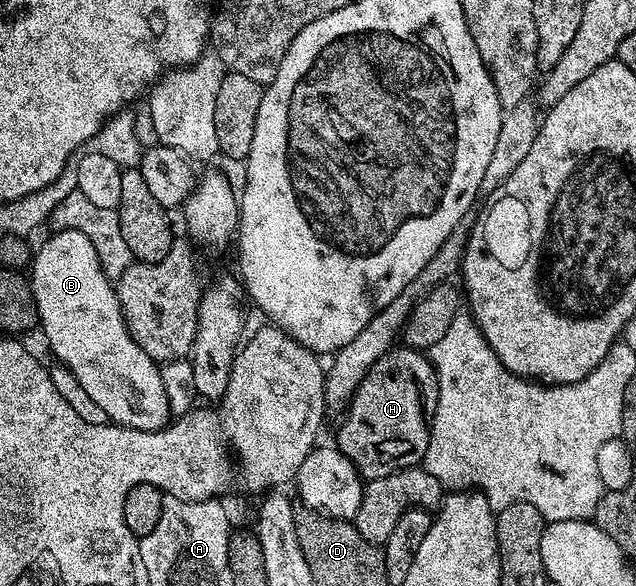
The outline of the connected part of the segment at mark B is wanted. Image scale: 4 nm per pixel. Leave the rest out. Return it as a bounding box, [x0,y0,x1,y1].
[30,228,170,432]

